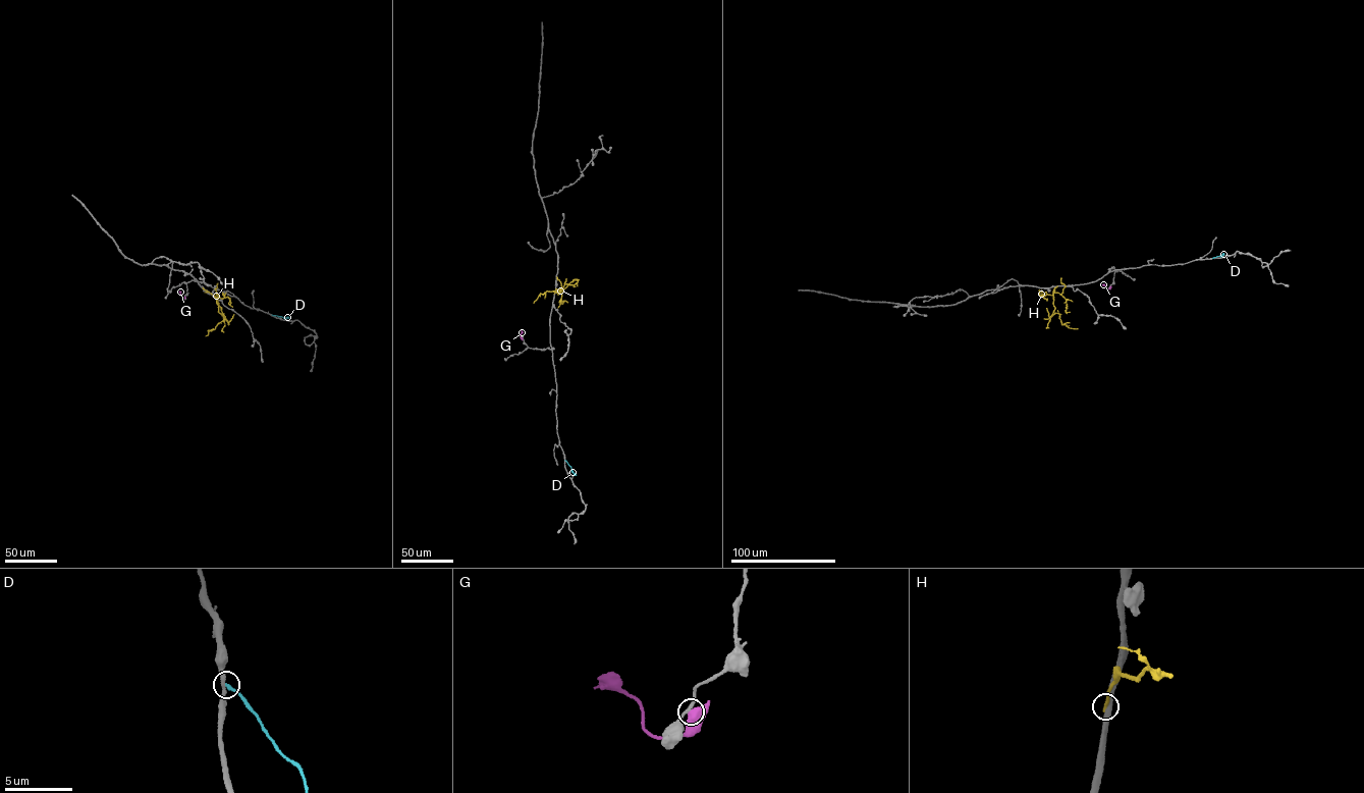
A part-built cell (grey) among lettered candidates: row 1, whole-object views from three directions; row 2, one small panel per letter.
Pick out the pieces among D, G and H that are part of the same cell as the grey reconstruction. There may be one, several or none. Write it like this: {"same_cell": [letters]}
{"same_cell": []}

